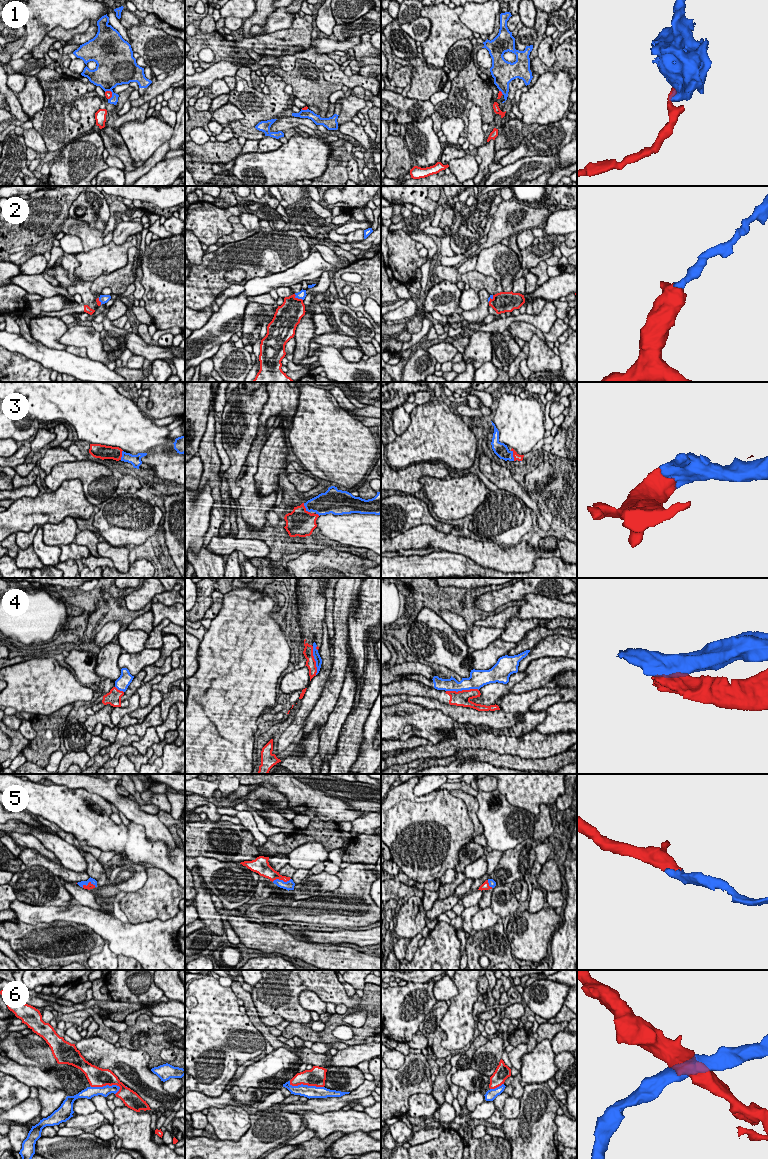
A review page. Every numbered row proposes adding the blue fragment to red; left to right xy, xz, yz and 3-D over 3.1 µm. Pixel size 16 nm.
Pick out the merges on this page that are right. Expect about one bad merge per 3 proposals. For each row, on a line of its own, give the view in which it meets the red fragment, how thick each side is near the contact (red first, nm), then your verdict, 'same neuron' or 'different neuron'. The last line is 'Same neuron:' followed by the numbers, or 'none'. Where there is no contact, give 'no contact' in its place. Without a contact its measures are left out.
1: xy | 120/360 nm | different neuron
2: xz | 380/130 nm | same neuron
3: xz | 440/300 nm | same neuron
4: yz | 260/220 nm | different neuron
5: xz | 190/160 nm | same neuron
6: xz | 300/190 nm | different neuron
Same neuron: 2, 3, 5

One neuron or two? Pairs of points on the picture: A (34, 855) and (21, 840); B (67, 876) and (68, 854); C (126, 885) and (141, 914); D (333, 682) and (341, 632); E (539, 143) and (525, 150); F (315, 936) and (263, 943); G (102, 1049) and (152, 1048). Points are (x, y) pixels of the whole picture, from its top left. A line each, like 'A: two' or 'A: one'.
A: two
B: two
C: two
D: one
E: one
F: two
G: two

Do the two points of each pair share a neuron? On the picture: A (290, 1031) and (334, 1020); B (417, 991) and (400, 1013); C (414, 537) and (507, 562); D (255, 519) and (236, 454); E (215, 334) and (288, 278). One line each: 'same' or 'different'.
A: same
B: same
C: same
D: different
E: same

